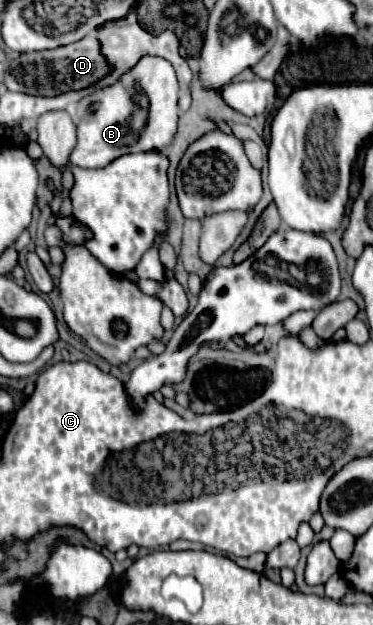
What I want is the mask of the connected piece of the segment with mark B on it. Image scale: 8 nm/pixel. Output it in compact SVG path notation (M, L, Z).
M144 56L114 88L98 90L80 100L78 118L78 144L70 154L74 166L104 168L126 154L166 150L174 140L178 122L178 80L172 64L158 56Z

